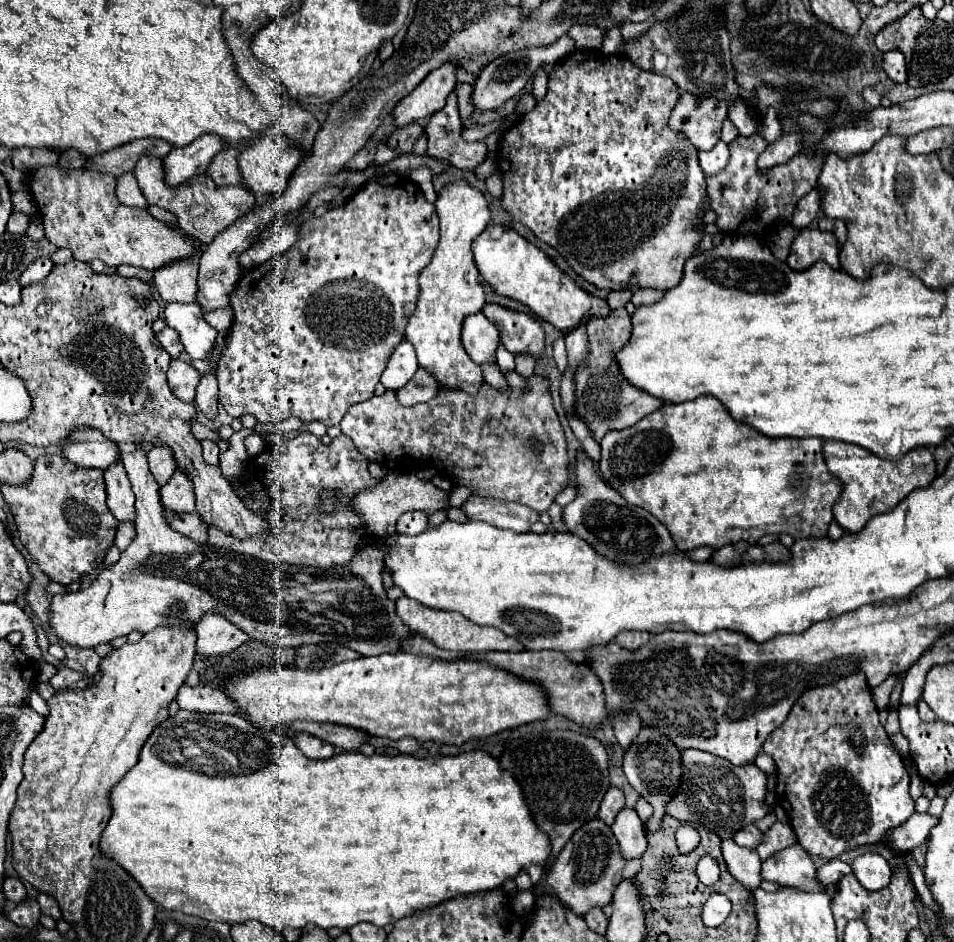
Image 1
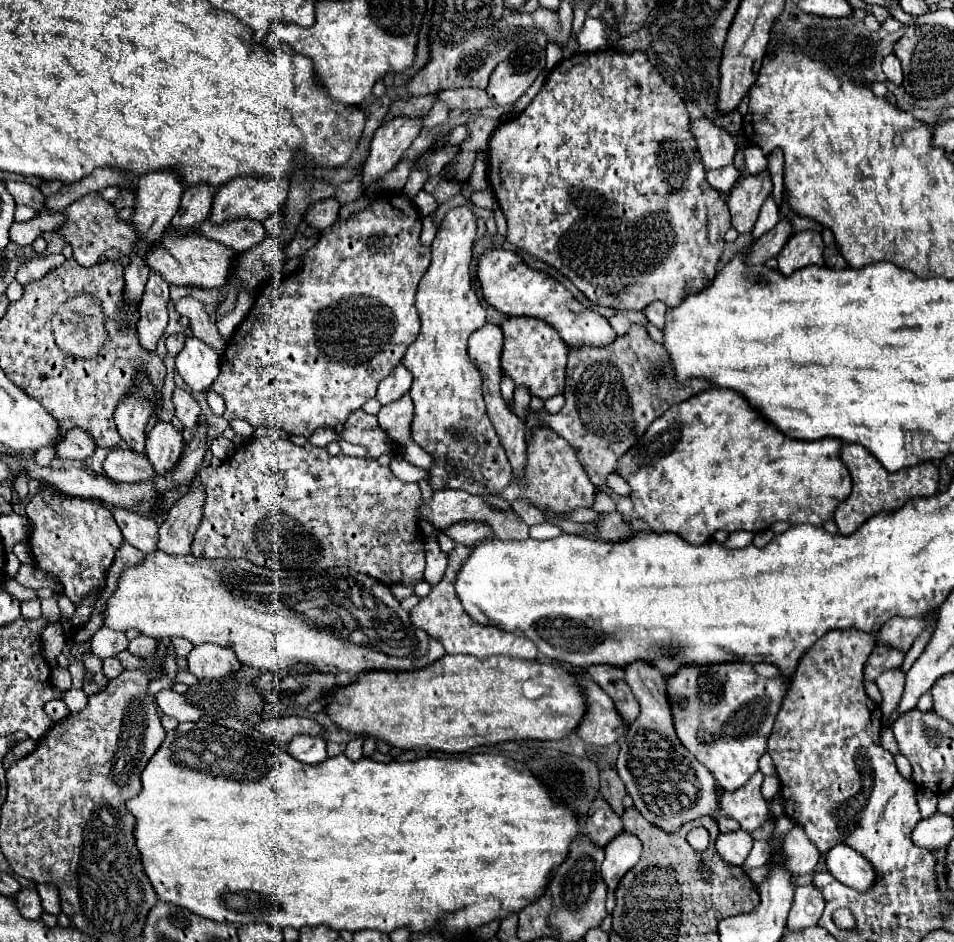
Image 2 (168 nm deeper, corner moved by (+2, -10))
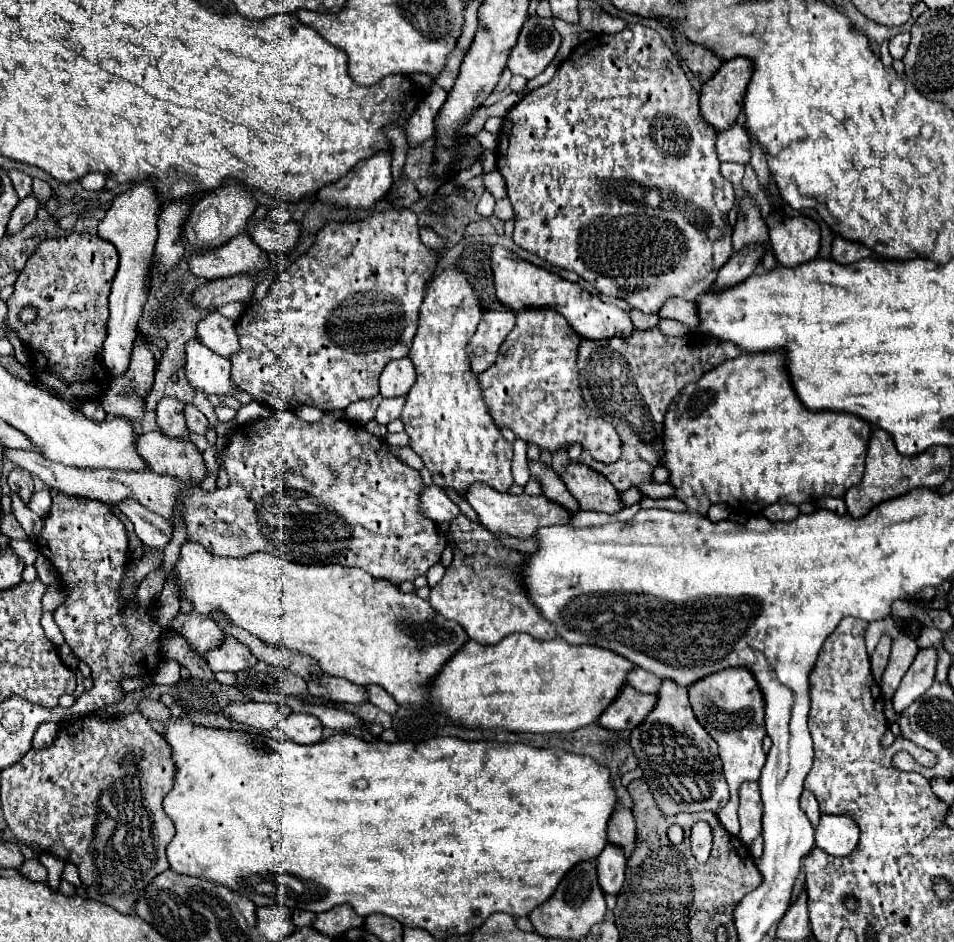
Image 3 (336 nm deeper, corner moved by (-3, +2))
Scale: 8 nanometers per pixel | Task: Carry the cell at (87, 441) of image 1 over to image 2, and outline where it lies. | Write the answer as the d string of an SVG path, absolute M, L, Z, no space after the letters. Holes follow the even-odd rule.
M128 448L110 452L104 460L104 472L116 482L146 482L156 478L148 456Z

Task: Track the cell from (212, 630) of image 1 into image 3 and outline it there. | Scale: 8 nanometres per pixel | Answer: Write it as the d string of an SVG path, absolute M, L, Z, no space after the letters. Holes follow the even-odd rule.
M225 634L217 648L205 652L205 660L213 672L241 672L257 664L251 650L231 634Z

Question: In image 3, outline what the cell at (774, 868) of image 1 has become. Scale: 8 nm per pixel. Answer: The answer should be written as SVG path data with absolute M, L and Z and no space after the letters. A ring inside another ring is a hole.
M803 790L803 794L801 794L801 808L803 808L805 816L811 820L813 828L817 828L817 820L821 818L821 812L819 812L819 804L817 804L815 796L809 790Z

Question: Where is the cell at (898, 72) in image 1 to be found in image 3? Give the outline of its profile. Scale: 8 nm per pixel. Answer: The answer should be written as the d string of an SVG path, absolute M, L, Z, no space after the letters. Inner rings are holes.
M901 32L901 34L897 34L895 38L889 40L889 52L895 60L903 60L907 46L909 46L909 34L907 32Z

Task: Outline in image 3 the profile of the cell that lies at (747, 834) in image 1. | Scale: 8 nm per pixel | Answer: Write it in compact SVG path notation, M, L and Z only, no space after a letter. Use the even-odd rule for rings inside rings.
M665 678L661 680L655 708L631 732L629 744L637 756L643 778L665 816L681 812L719 812L729 802L729 788L723 778L717 744L697 722L687 700L687 688Z

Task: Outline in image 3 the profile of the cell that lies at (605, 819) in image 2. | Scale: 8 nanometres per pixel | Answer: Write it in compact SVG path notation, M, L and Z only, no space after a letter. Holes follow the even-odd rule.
M619 802L609 818L607 838L611 844L621 846L625 850L625 856L631 856L631 850L635 848L635 820L631 810Z

